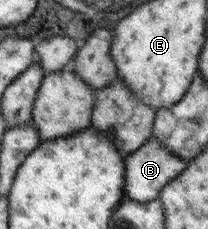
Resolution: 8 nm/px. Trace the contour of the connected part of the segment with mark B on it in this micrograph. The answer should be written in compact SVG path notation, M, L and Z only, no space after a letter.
M153 135L147 143L125 156L125 162L127 167L125 199L139 203L159 198L162 189L189 164L189 161L171 155Z

